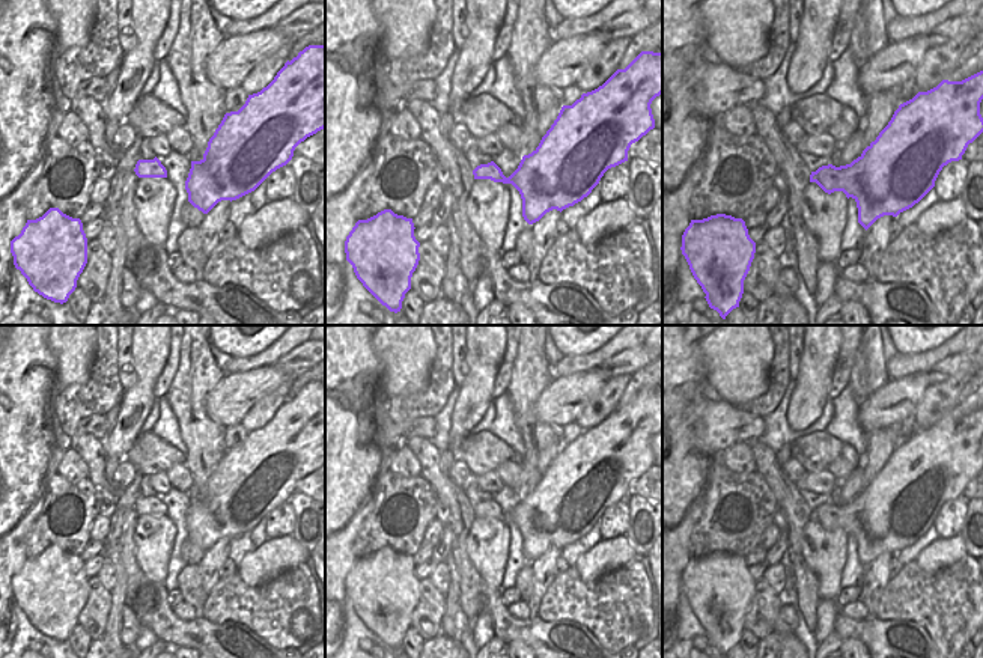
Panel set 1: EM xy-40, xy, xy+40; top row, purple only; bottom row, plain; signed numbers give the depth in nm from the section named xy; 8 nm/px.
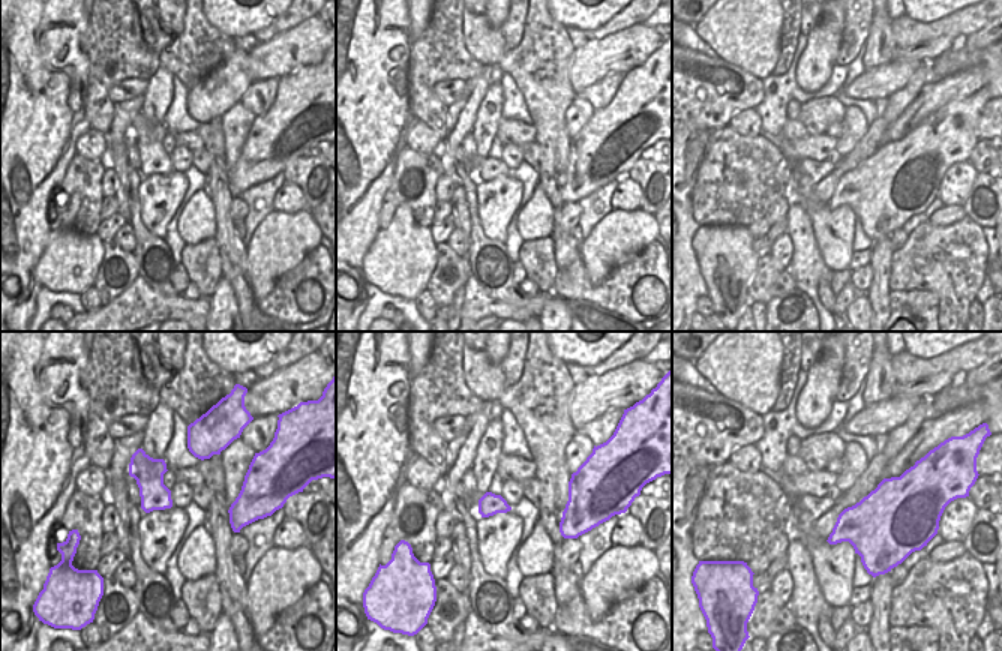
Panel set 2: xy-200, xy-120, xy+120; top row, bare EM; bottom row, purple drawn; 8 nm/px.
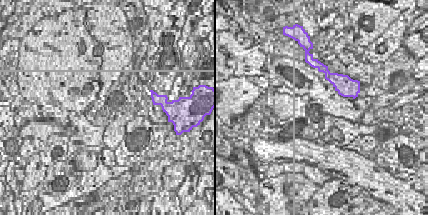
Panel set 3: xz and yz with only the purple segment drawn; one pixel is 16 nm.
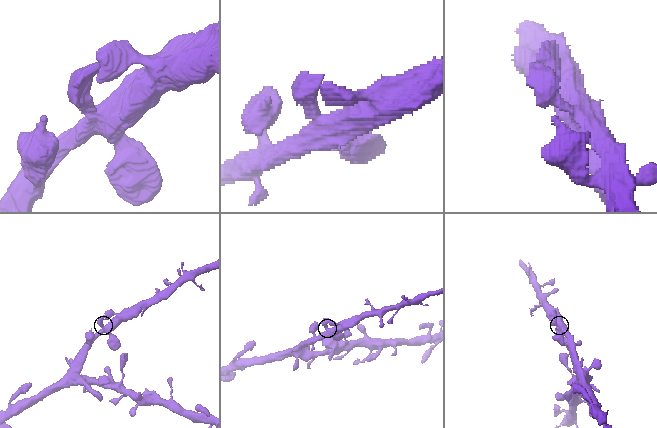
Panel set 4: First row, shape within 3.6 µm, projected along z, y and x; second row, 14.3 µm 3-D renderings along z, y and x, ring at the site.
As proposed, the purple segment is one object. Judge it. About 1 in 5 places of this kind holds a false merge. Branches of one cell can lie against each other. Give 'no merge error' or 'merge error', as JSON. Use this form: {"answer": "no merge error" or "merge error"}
{"answer": "no merge error"}

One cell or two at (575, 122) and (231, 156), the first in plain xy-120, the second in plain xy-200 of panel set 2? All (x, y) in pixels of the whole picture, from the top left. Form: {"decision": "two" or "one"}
{"decision": "one"}

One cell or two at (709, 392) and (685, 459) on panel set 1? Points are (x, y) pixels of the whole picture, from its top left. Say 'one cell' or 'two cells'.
two cells

